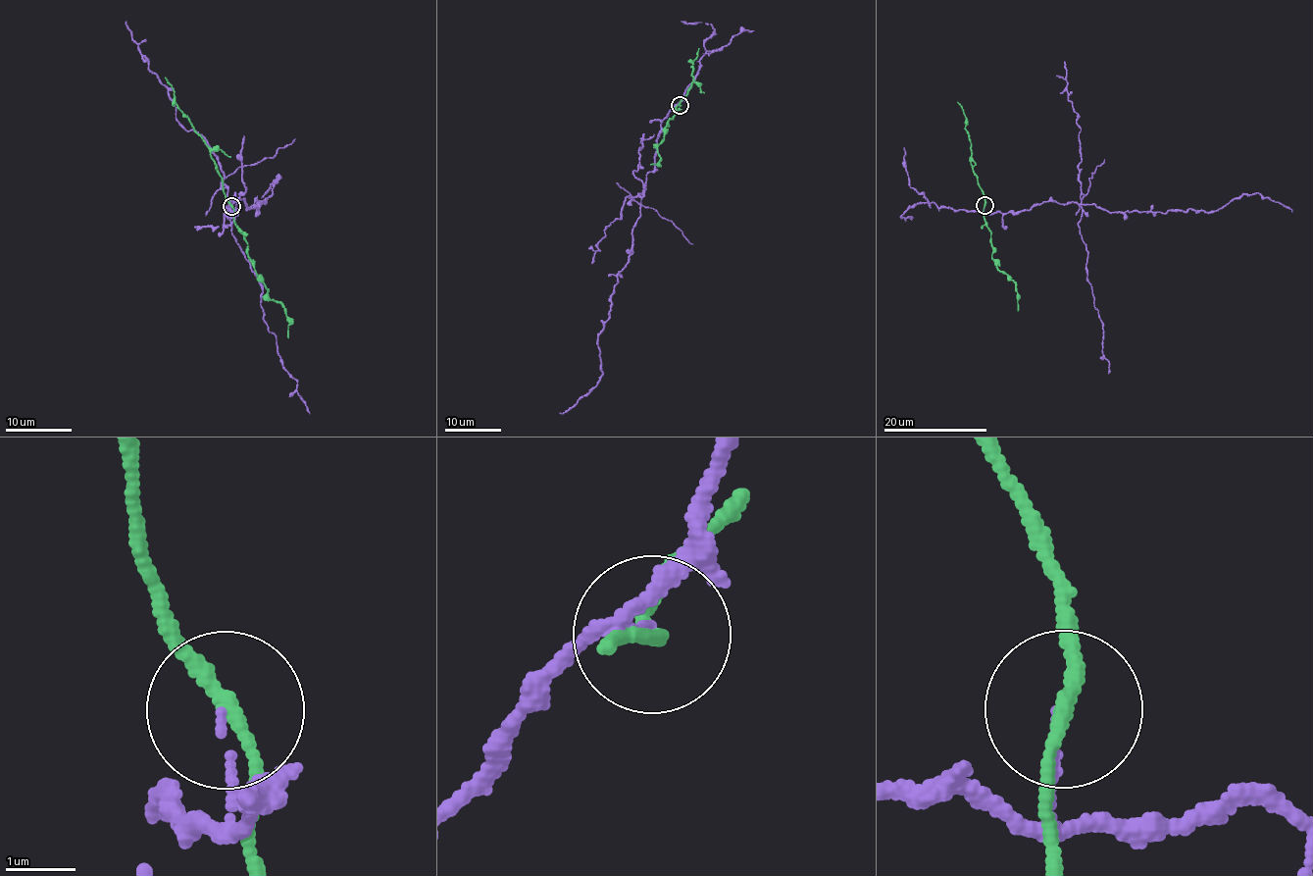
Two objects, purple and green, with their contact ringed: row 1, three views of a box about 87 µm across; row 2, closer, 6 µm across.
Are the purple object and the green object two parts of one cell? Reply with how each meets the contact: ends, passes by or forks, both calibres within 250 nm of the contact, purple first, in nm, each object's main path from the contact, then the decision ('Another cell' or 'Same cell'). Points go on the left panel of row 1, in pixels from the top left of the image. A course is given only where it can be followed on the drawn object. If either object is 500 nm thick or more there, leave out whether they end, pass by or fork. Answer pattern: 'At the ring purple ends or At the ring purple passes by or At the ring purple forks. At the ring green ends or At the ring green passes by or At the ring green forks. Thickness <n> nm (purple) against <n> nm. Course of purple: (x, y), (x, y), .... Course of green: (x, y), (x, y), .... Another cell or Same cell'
At the ring purple ends. At the ring green passes by. Thickness 80 nm (purple) against 200 nm. Course of purple: (231, 206), (230, 216), (224, 215), (233, 197), (259, 207), (279, 174), (262, 197). Course of green: (231, 206), (233, 223), (247, 244), (247, 257), (270, 298), (282, 306), (288, 337). Another cell

